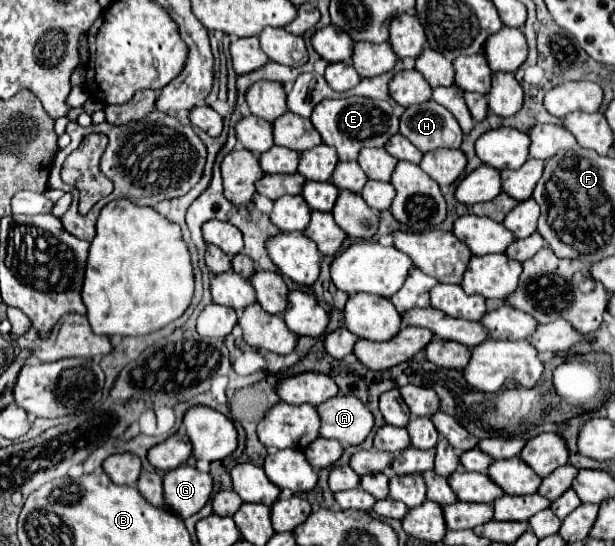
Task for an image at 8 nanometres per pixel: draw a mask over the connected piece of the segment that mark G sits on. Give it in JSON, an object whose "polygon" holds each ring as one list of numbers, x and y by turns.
{"polygon":[[181,465,163,475,165,503,181,519,187,519,201,511,213,491,213,479,209,473,201,473,191,465]]}

